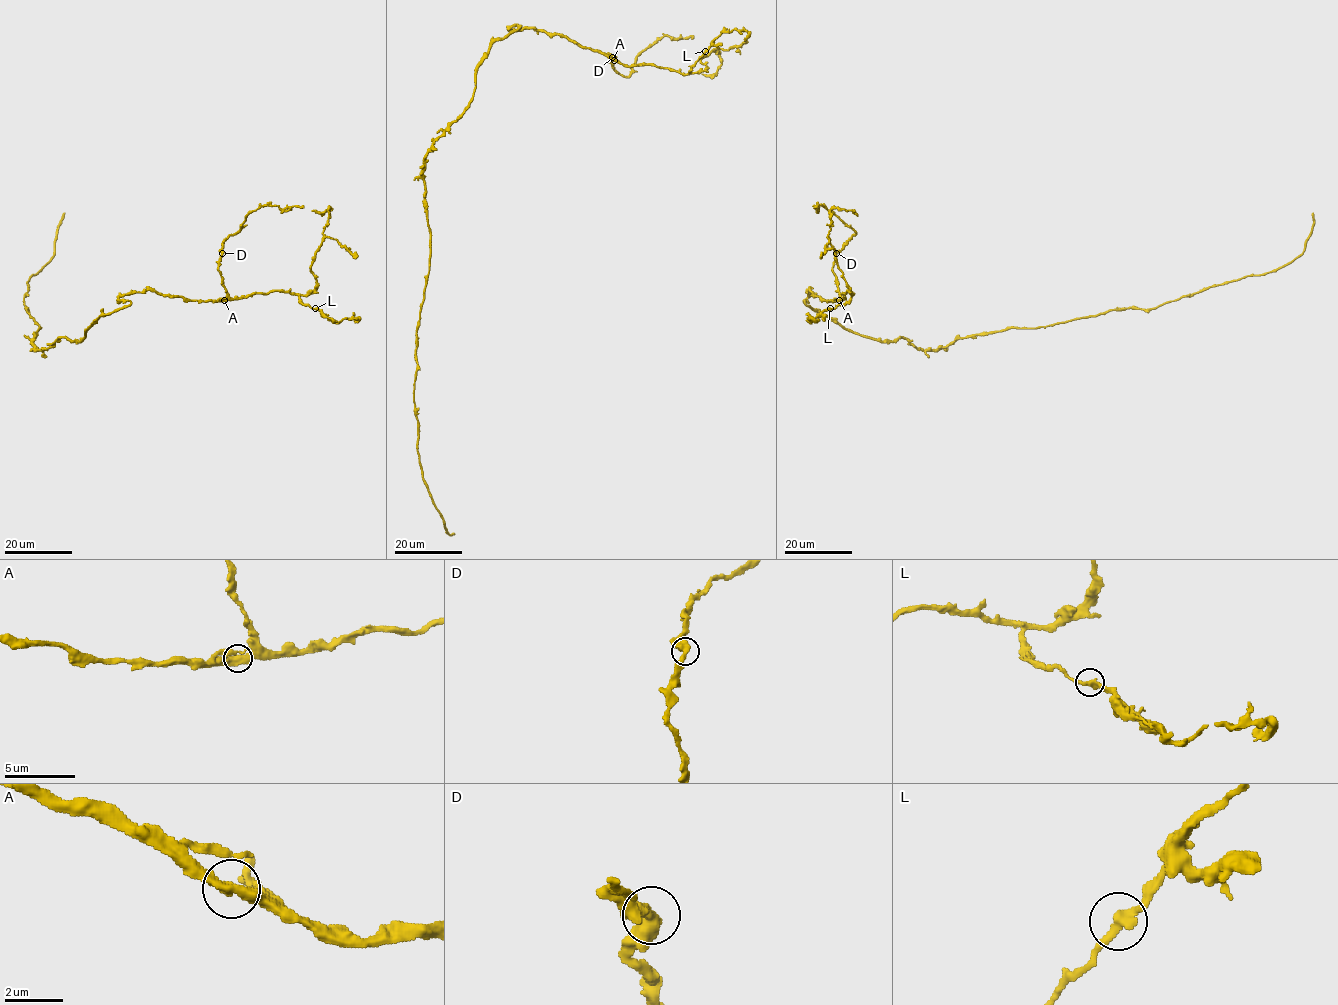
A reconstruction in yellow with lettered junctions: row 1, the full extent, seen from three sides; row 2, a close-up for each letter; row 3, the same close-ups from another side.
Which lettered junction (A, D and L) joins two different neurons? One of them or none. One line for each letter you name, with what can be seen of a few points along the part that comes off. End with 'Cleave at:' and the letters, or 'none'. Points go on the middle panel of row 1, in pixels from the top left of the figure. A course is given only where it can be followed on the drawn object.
Cleave at: none

